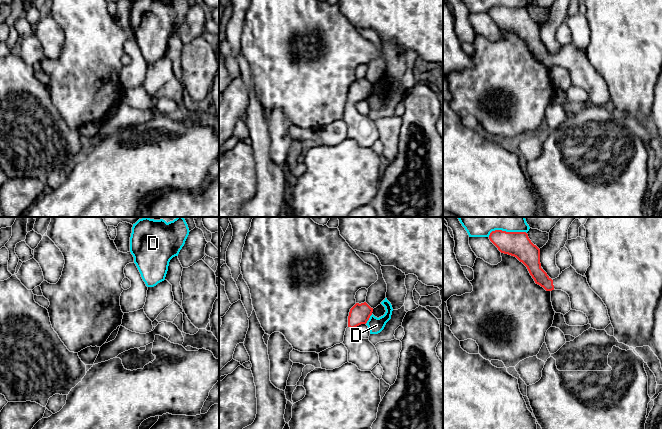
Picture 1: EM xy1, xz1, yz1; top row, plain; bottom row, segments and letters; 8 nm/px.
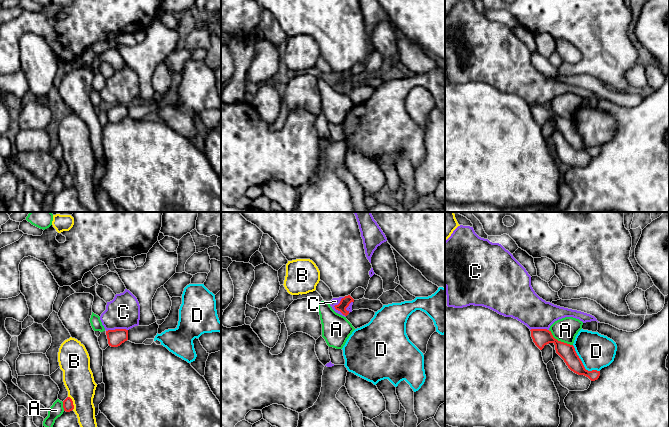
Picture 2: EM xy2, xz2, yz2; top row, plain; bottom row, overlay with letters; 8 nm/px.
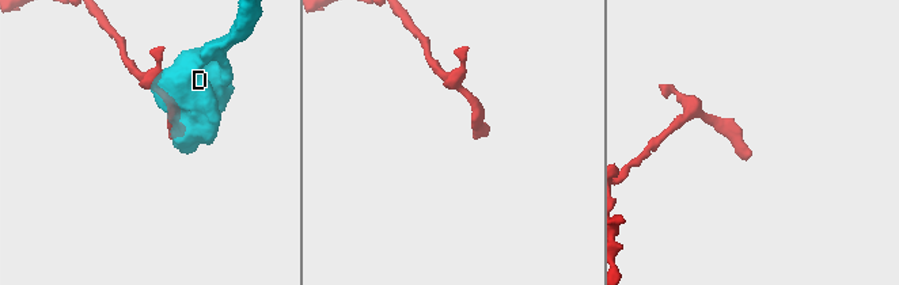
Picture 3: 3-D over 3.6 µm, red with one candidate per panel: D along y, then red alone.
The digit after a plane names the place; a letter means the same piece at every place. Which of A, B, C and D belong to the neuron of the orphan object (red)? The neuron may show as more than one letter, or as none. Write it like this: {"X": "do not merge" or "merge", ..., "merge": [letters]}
{"A": "do not merge", "B": "do not merge", "C": "do not merge", "D": "do not merge", "merge": []}

